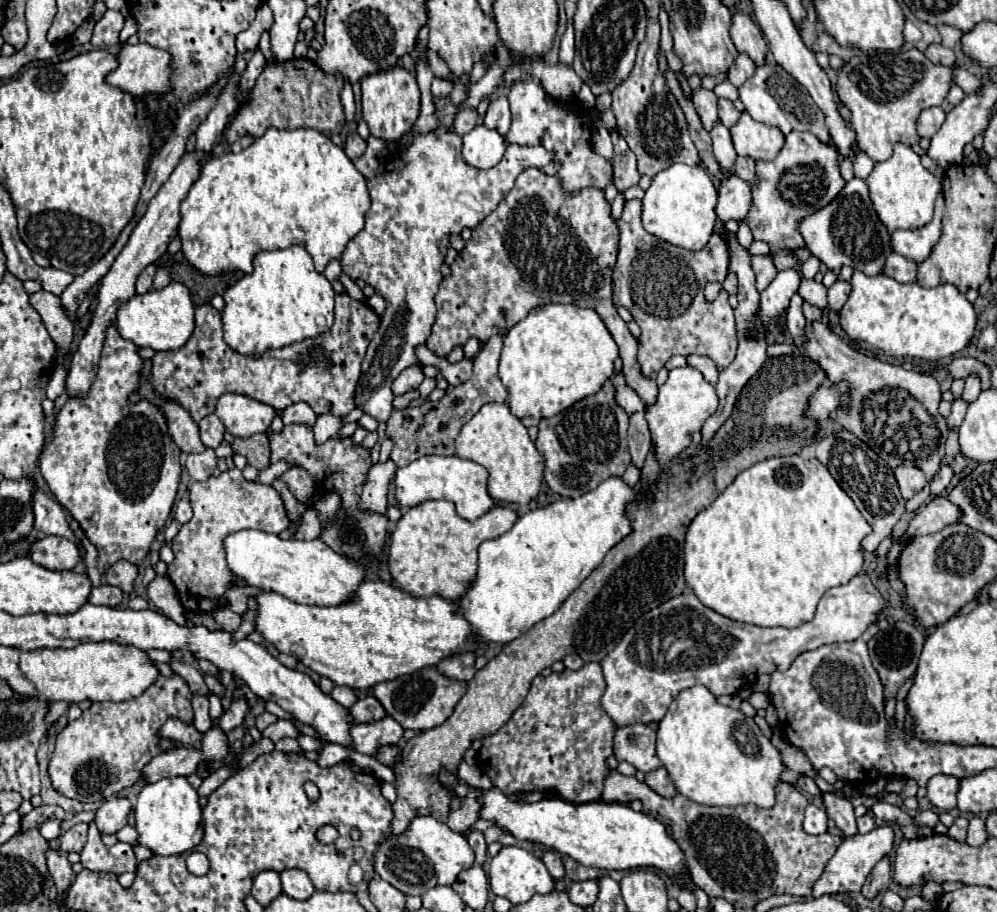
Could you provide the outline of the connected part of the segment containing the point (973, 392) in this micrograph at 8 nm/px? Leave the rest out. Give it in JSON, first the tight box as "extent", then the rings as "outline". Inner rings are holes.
{"extent":[963,375,981,403],"outline":[[[969,375],[965,379],[965,391],[963,391],[963,401],[965,403],[973,403],[977,399],[977,395],[981,393],[981,383],[977,381],[975,375]]]}

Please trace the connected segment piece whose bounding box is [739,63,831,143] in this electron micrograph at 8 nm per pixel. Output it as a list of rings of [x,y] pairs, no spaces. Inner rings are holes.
[[[765,63],[755,69],[755,75],[749,77],[741,87],[739,87],[739,99],[745,105],[745,111],[755,119],[765,125],[779,127],[785,135],[789,131],[811,131],[817,135],[823,143],[831,143],[829,133],[825,131],[823,125],[823,115],[817,111],[817,105],[813,103],[811,95],[797,83],[783,67],[777,63]]]

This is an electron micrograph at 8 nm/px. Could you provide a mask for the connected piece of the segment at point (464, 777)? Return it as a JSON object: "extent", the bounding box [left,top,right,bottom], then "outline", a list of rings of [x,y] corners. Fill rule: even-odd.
{"extent":[459,761,493,789],"outline":[[[465,761],[461,763],[461,767],[459,767],[459,779],[461,781],[465,781],[467,785],[473,785],[473,787],[479,787],[479,789],[493,789],[493,783],[491,783],[491,779],[485,775],[481,775],[479,773],[479,769],[477,767],[469,767]]]}

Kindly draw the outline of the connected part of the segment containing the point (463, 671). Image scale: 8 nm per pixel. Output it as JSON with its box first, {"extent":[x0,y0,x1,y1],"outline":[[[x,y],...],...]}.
{"extent":[437,653,477,683],"outline":[[[461,653],[449,659],[443,659],[437,665],[439,673],[443,673],[445,677],[453,679],[453,681],[465,681],[469,683],[473,679],[473,675],[477,673],[475,669],[475,655],[473,653]]]}

